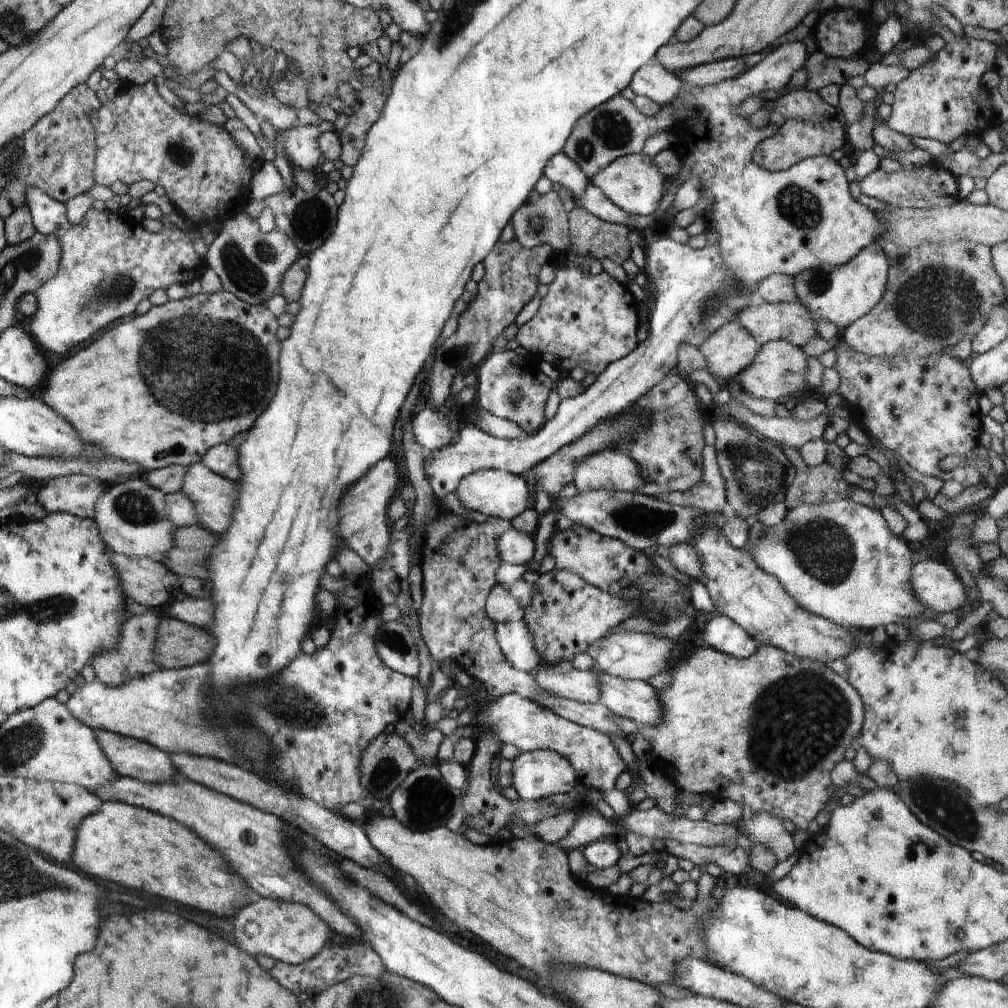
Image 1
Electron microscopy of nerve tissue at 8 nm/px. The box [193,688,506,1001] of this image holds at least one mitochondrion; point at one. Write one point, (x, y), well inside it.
(430, 801)

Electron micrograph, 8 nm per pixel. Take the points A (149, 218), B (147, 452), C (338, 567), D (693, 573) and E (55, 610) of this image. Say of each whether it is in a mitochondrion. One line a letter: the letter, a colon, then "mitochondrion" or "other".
A: other
B: other
C: other
D: other
E: mitochondrion

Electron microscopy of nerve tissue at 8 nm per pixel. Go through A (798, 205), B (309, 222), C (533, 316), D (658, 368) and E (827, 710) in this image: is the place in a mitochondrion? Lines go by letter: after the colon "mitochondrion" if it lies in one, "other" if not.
A: mitochondrion
B: mitochondrion
C: other
D: mitochondrion
E: mitochondrion

